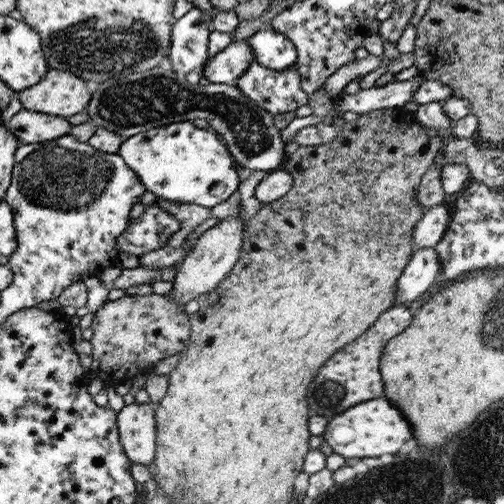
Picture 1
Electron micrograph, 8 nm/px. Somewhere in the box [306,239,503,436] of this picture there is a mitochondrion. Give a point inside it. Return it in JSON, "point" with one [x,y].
{"point":[329,395]}

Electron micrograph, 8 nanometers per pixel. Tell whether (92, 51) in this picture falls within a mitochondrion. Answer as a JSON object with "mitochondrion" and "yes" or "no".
{"mitochondrion":"yes"}

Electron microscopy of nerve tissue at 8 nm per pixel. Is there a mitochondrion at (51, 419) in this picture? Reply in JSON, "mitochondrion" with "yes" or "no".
{"mitochondrion":"no"}

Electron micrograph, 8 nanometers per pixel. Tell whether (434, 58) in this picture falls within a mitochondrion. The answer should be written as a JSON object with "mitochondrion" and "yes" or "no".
{"mitochondrion":"no"}

